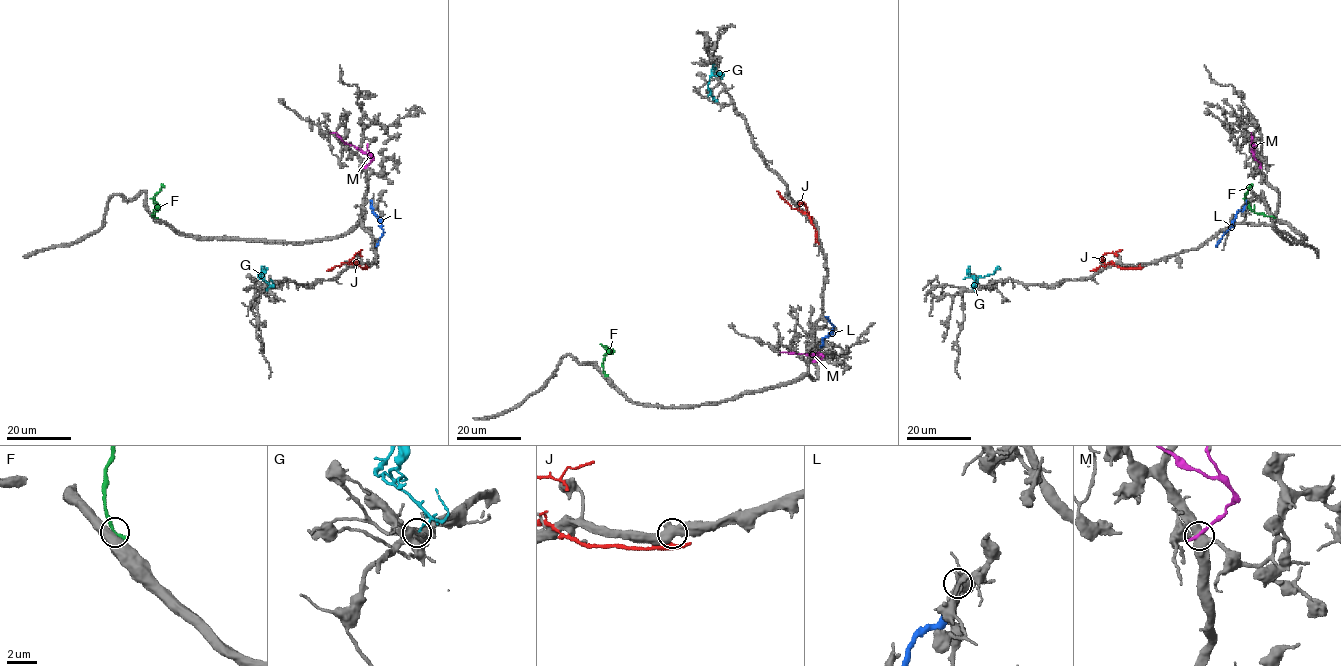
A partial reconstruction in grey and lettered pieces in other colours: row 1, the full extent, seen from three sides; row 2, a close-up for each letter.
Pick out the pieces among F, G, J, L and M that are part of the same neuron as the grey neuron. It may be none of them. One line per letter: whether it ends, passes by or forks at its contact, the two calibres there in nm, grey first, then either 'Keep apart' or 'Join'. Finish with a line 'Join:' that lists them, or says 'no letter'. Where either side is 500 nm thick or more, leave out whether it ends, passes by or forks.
F: Thickness 550 nm (grey) against 320 nm. Keep apart
G: Thickness 500 nm (grey) against 130 nm. Keep apart
J: It passes by. Thickness 360 nm (grey) against 190 nm. Keep apart
L: It ends there. Thickness 190 nm (grey) against 200 nm. Keep apart
M: It ends there. Thickness 460 nm (grey) against 280 nm. Keep apart
Join: no letter

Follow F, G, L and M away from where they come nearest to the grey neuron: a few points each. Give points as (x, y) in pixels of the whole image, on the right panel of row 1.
F: (1273, 217), (1254, 213), (1250, 207), (1245, 194), (1253, 184)
G: (974, 289), (976, 277), (987, 276), (995, 269), (999, 269)
L: (1246, 201), (1215, 247)
M: (1260, 166), (1254, 157), (1250, 133)

